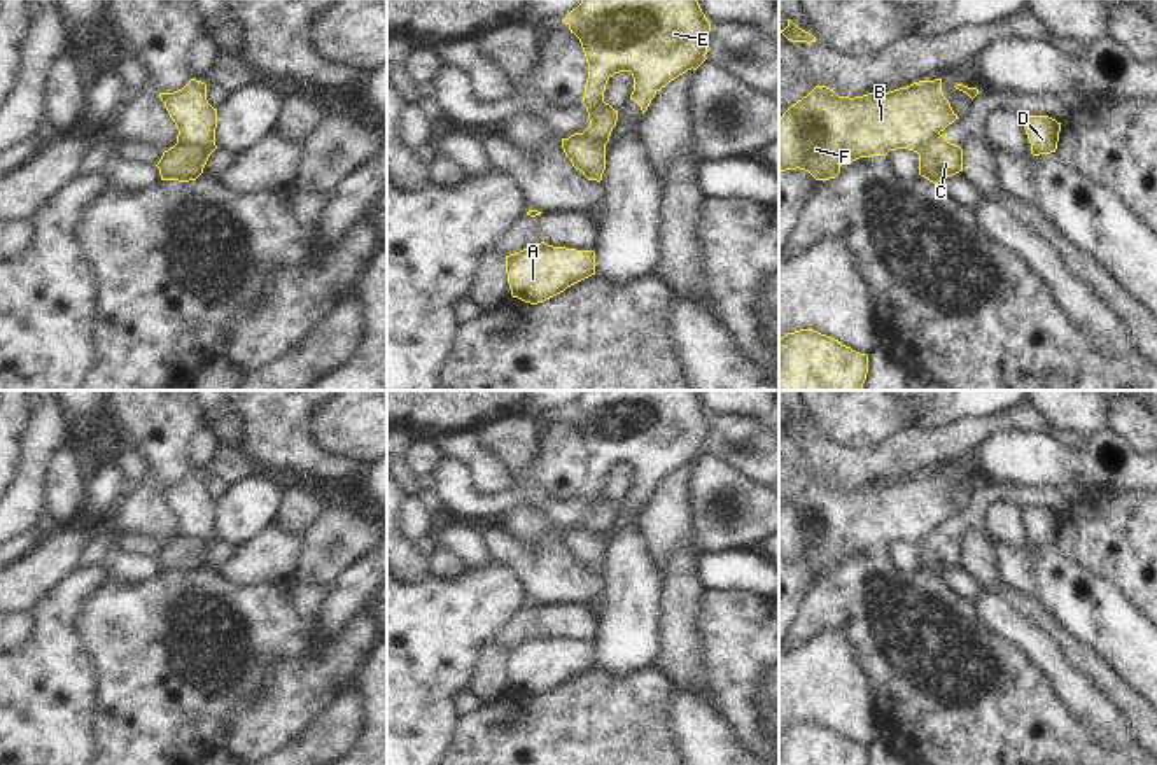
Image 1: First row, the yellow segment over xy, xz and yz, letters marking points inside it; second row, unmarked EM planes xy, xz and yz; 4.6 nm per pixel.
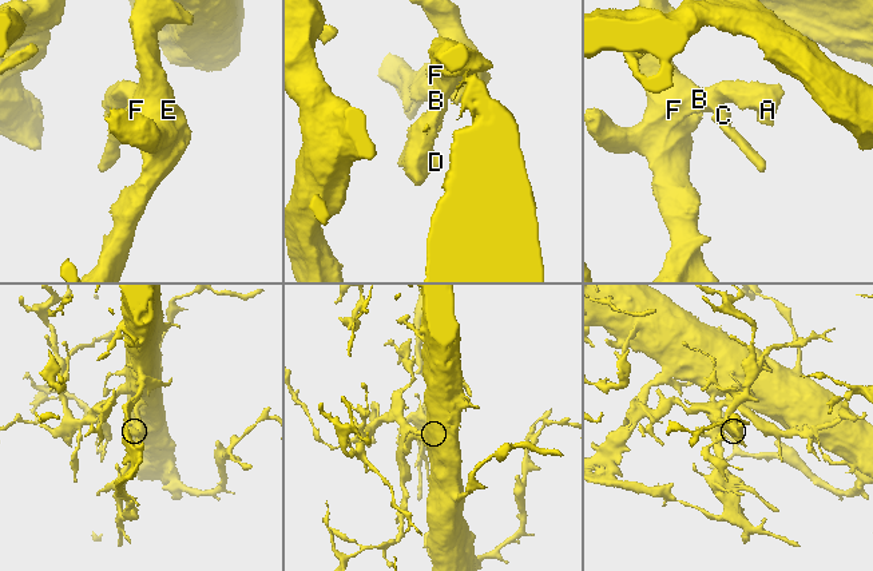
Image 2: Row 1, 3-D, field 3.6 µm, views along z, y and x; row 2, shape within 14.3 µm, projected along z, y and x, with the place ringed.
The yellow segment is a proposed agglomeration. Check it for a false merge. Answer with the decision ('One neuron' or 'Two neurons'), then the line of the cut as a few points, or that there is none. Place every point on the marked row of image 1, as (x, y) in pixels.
Two neurons. Split along xz (569, 137), (585, 137), (604, 146)

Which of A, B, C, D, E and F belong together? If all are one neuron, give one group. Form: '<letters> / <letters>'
A B D E F / C

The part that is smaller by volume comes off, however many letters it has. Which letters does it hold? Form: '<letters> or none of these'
C

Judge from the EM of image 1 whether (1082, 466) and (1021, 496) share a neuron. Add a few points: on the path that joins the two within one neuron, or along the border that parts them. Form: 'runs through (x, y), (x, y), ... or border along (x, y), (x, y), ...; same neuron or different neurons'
border along (996, 482), (1042, 489), (1079, 487); different neurons

